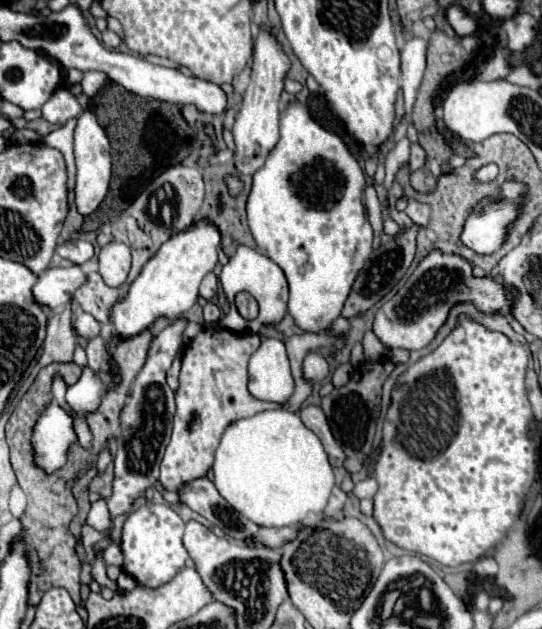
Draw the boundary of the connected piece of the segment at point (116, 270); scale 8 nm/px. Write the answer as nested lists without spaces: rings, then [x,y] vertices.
[[[117,240],[105,244],[99,252],[99,274],[103,276],[105,284],[121,286],[125,282],[125,272],[131,266],[131,252],[129,246]]]

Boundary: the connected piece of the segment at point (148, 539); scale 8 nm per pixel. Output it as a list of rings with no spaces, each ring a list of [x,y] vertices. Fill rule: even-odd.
[[[147,504],[129,514],[123,524],[121,536],[121,550],[125,556],[121,566],[123,572],[127,572],[139,586],[145,588],[159,588],[167,584],[185,568],[185,562],[189,558],[183,546],[183,530],[185,522],[175,510],[171,510],[169,504]]]

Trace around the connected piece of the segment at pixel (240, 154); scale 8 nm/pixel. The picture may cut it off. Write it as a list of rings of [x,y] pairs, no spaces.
[[[261,28],[255,40],[253,50],[253,72],[251,82],[243,94],[241,110],[235,116],[233,124],[233,140],[235,140],[235,168],[239,174],[255,174],[267,152],[275,148],[279,140],[279,96],[283,92],[283,78],[289,70],[289,58],[281,50],[279,40],[271,34],[269,28]]]

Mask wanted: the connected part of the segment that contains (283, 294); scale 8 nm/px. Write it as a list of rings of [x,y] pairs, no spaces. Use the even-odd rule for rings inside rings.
[[[237,246],[235,254],[229,258],[229,262],[223,266],[221,270],[221,286],[223,286],[223,292],[227,296],[227,302],[229,302],[229,314],[223,316],[223,320],[219,322],[223,328],[235,332],[235,334],[245,334],[245,332],[259,332],[259,328],[263,324],[277,324],[283,314],[287,312],[287,280],[285,280],[285,274],[283,270],[265,254],[249,248],[249,246]],[[237,292],[249,292],[255,296],[255,300],[259,302],[259,316],[255,320],[245,320],[241,318],[241,314],[237,312],[235,308],[235,294]]]

